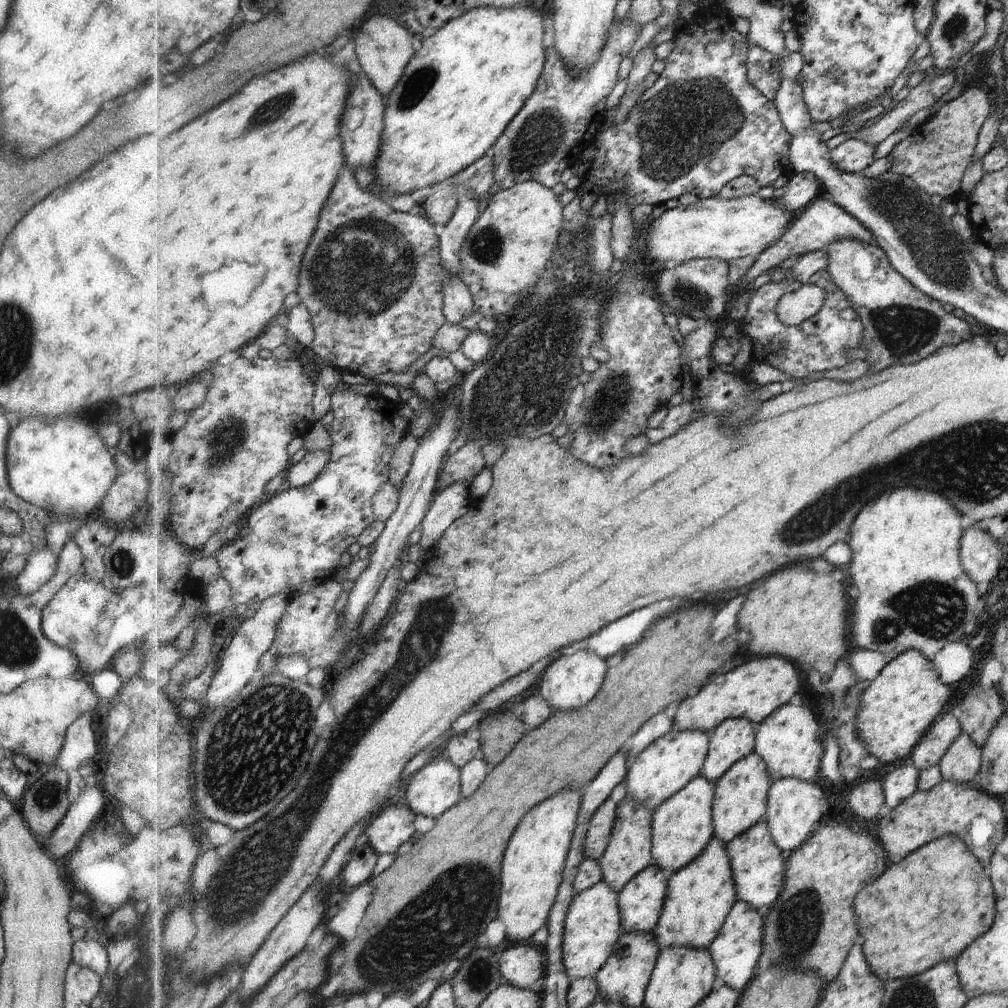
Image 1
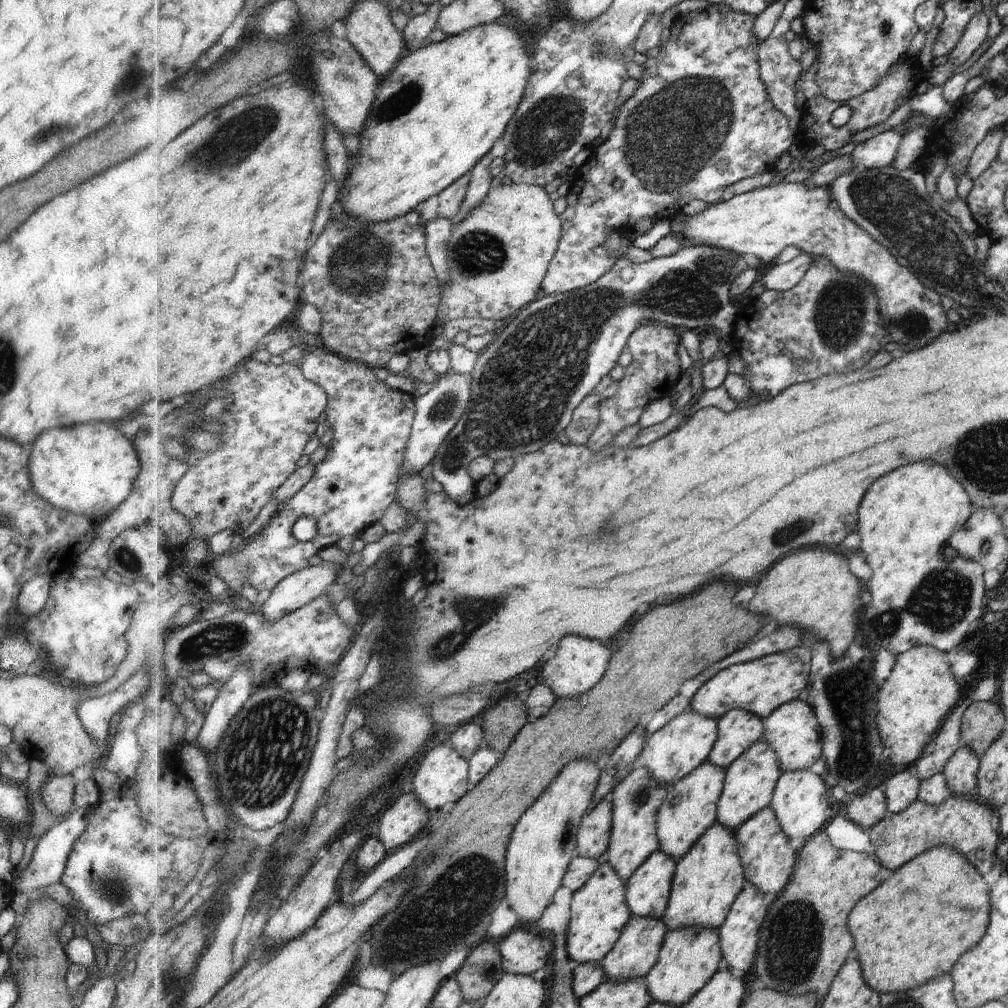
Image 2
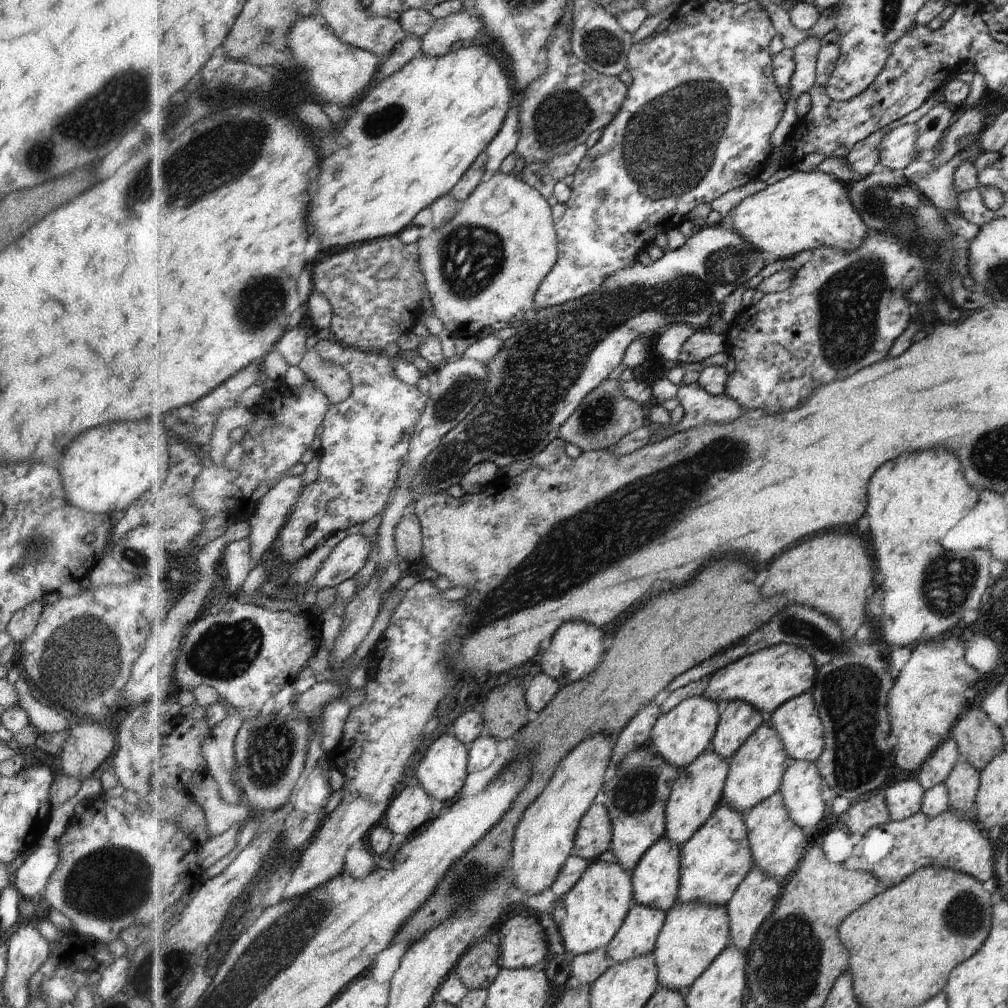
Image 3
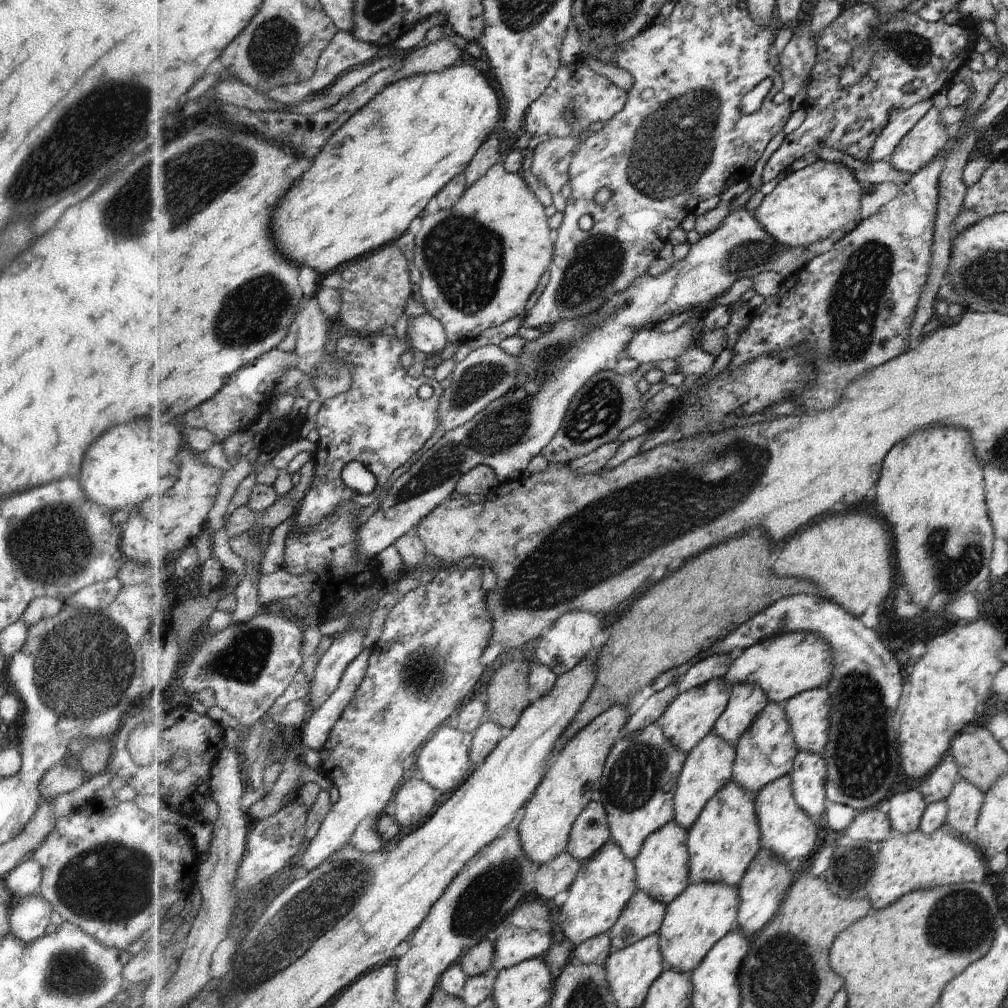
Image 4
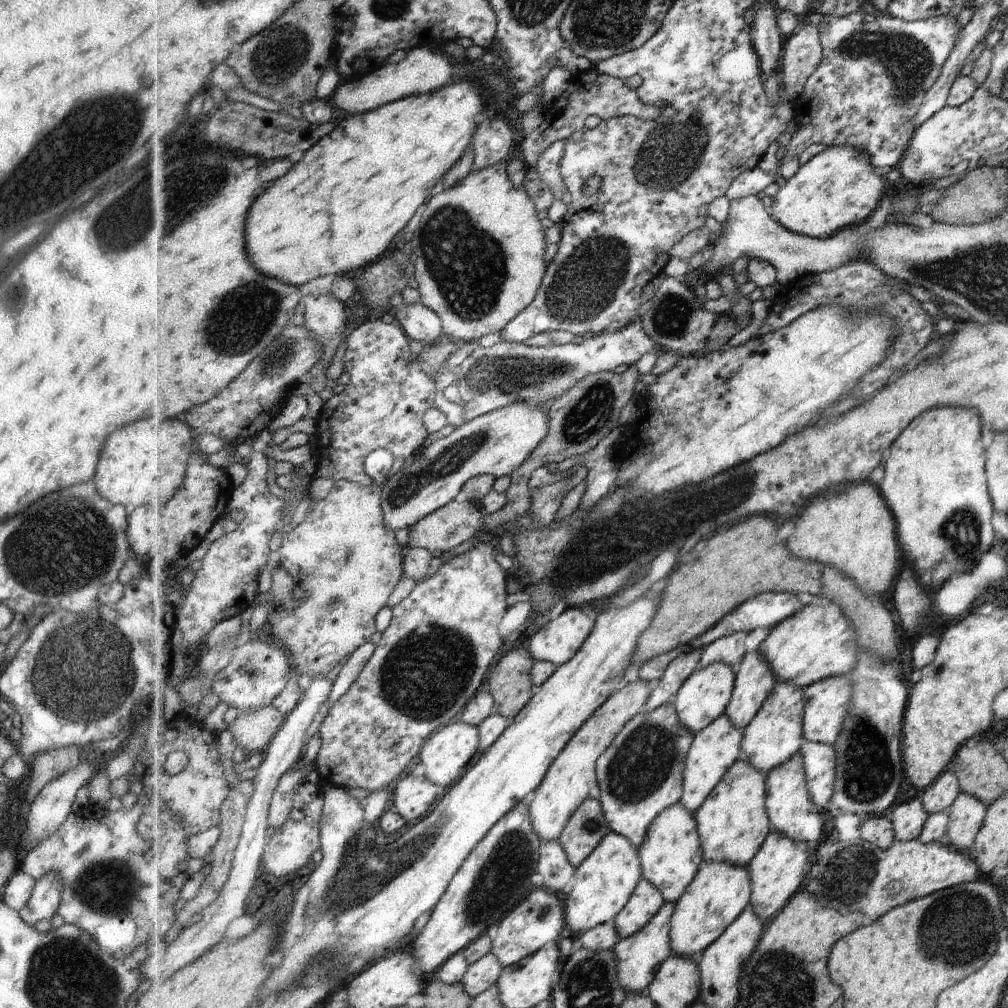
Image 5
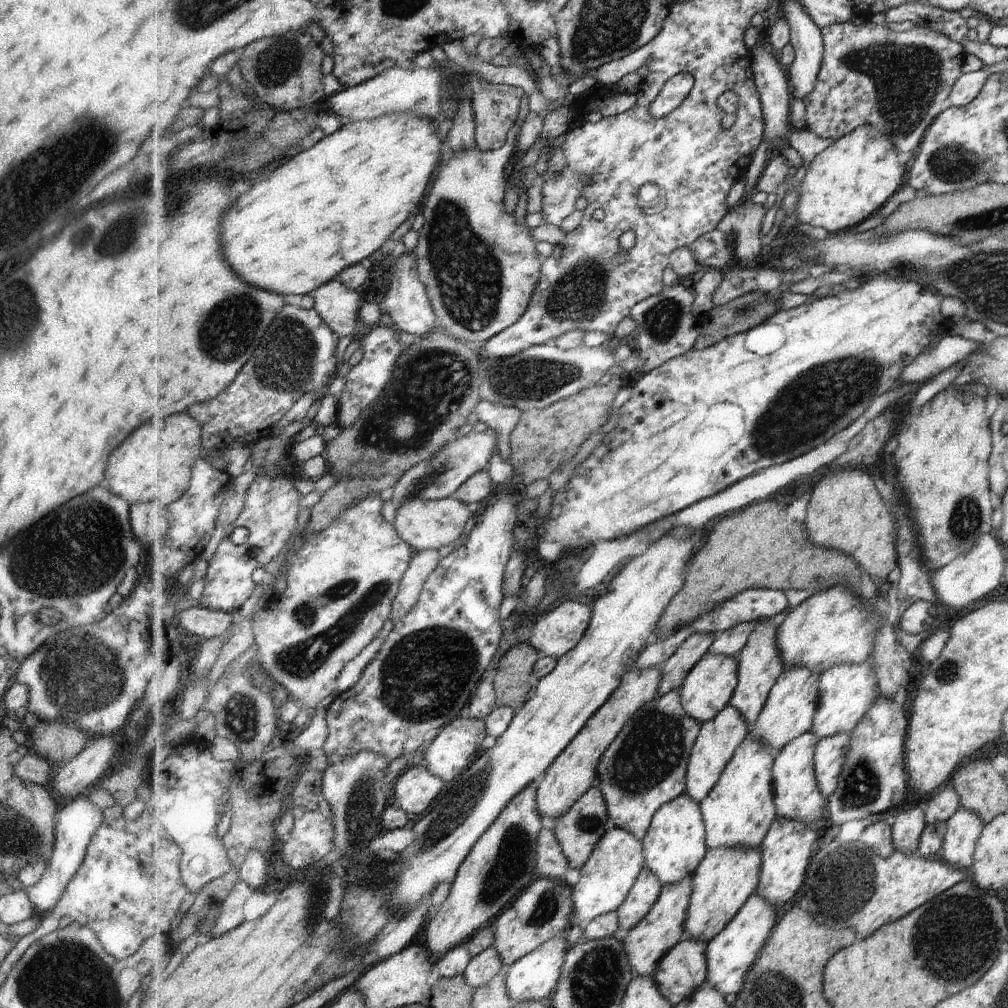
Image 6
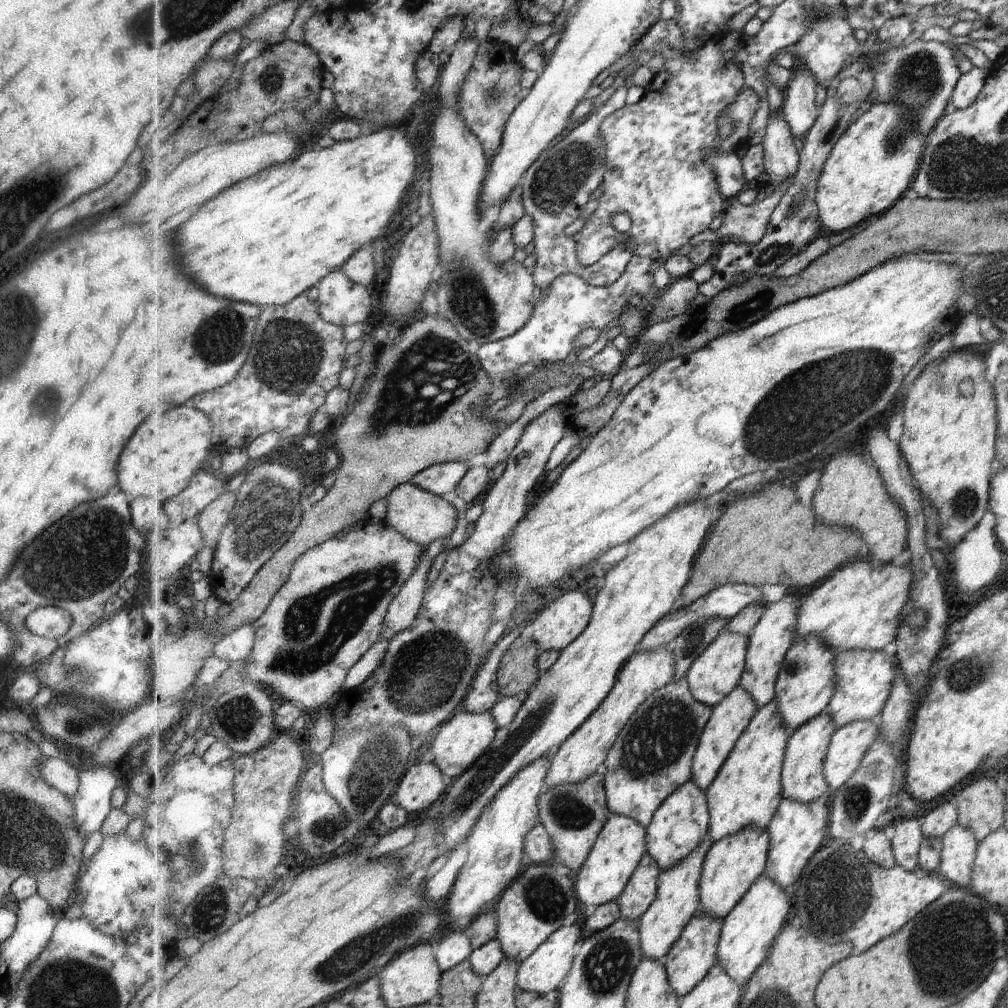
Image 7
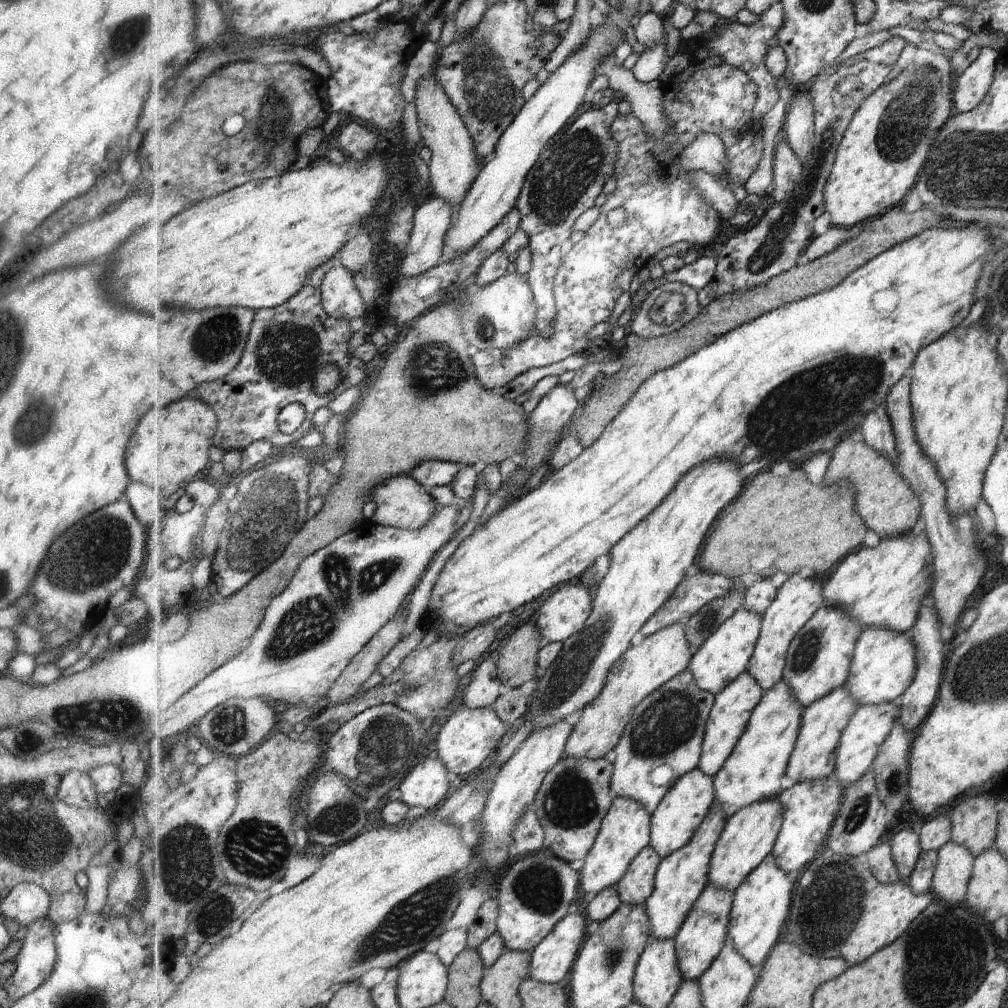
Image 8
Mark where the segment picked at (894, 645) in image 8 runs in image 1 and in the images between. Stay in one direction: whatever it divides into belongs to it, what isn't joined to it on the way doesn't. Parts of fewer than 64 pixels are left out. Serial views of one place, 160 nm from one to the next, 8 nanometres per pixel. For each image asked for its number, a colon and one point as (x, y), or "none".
1: (791, 740)
2: (794, 731)
3: (798, 722)
4: (809, 713)
5: (828, 701)
6: (847, 691)
7: (863, 680)

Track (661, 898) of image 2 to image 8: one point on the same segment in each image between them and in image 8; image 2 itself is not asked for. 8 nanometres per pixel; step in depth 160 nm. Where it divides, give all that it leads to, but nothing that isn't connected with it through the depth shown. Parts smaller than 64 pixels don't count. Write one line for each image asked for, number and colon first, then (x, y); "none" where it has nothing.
3: (657, 877)
4: (663, 866)
5: (671, 857)
6: (676, 844)
7: (683, 822)
8: (682, 811)

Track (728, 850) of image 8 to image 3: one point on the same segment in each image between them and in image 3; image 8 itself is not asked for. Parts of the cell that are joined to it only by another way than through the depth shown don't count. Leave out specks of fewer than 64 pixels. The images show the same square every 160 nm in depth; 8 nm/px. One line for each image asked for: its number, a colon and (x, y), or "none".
3: (695, 934)
4: (696, 921)
5: (721, 892)
6: (727, 877)
7: (733, 865)

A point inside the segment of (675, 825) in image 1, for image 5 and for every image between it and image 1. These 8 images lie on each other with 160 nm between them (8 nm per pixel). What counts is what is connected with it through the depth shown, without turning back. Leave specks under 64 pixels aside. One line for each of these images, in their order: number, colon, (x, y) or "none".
2: (691, 806)
3: (699, 789)
4: (709, 768)
5: (718, 748)

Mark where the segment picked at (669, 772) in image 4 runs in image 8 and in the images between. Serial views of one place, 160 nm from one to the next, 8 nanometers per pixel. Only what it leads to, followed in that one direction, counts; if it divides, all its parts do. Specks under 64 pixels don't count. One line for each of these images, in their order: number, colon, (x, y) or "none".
5: (642, 774)
6: (647, 766)
7: (658, 746)
8: (669, 726)

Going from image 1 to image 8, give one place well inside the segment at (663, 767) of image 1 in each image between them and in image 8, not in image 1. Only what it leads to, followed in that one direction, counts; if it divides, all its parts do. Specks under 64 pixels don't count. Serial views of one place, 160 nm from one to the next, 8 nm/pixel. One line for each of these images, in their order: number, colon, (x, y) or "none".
2: (671, 753)
3: (681, 735)
4: (692, 717)
5: (706, 695)
6: (709, 687)
7: (714, 675)
8: (727, 653)

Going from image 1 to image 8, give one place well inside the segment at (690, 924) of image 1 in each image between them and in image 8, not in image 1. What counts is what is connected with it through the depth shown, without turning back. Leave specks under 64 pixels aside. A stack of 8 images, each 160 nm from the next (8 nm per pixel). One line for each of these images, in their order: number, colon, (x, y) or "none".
2: (708, 878)
3: (718, 857)
4: (724, 842)
5: (733, 824)
6: (739, 811)
7: (748, 793)
8: (756, 770)

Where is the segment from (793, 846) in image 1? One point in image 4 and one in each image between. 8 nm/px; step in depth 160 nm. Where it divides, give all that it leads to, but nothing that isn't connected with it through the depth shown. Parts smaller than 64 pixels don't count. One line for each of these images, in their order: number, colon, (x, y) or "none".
2: (801, 799)
3: (803, 783)
4: (809, 779)

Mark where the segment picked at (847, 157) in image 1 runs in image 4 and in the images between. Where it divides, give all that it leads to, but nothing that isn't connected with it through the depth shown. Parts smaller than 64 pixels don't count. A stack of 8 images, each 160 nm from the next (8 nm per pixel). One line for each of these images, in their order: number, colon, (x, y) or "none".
2: (878, 152)
3: (899, 148)
4: (926, 141)

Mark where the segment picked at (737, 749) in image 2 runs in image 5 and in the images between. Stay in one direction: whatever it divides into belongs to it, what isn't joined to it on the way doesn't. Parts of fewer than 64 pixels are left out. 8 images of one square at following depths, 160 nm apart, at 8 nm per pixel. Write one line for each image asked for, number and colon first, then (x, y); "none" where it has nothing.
3: (740, 719)
4: (748, 701)
5: (755, 681)

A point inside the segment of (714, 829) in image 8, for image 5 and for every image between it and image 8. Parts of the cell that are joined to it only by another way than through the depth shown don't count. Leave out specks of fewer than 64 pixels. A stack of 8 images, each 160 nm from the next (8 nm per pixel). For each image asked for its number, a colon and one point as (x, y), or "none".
5: (639, 957)
6: (646, 945)
7: (678, 902)

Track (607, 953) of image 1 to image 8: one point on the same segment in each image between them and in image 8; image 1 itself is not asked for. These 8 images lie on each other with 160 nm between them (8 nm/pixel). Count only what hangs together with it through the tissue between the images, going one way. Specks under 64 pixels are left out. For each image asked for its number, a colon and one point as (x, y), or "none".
2: (600, 911)
3: (597, 906)
4: (607, 882)
5: (605, 882)
6: (605, 882)
7: (620, 849)
8: (626, 831)

